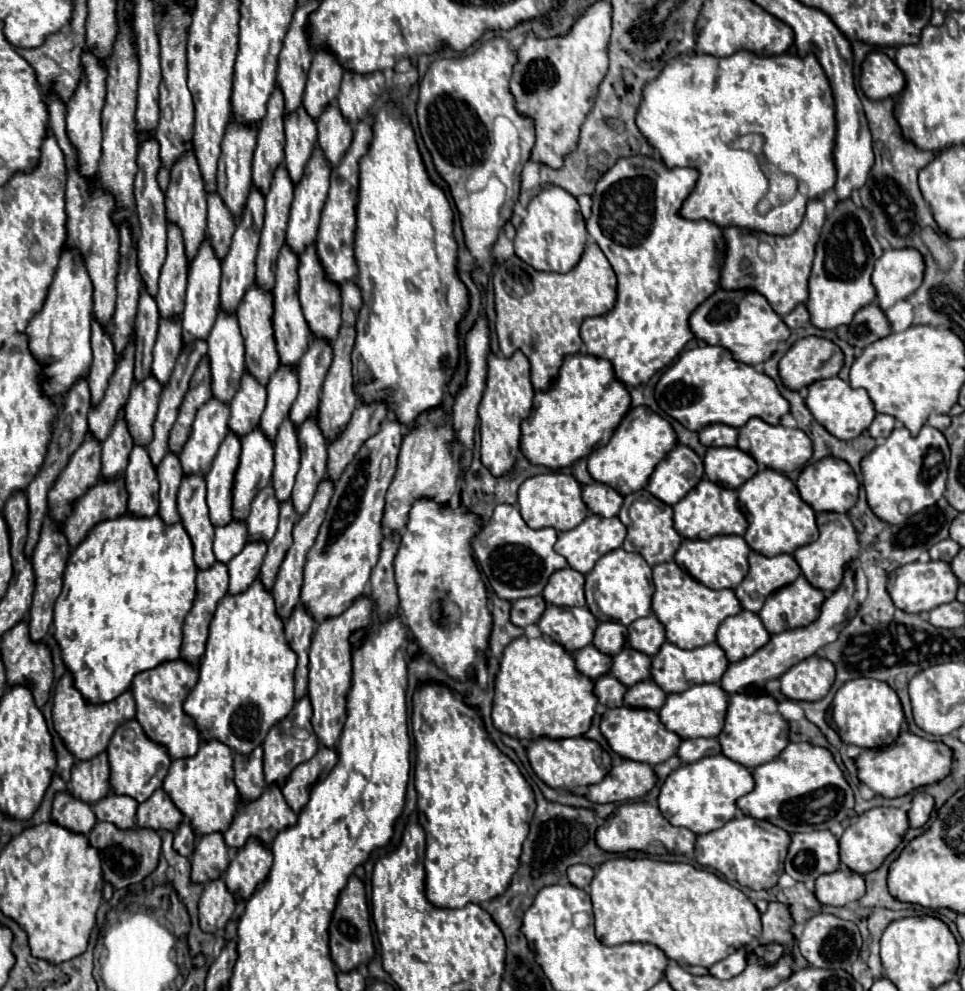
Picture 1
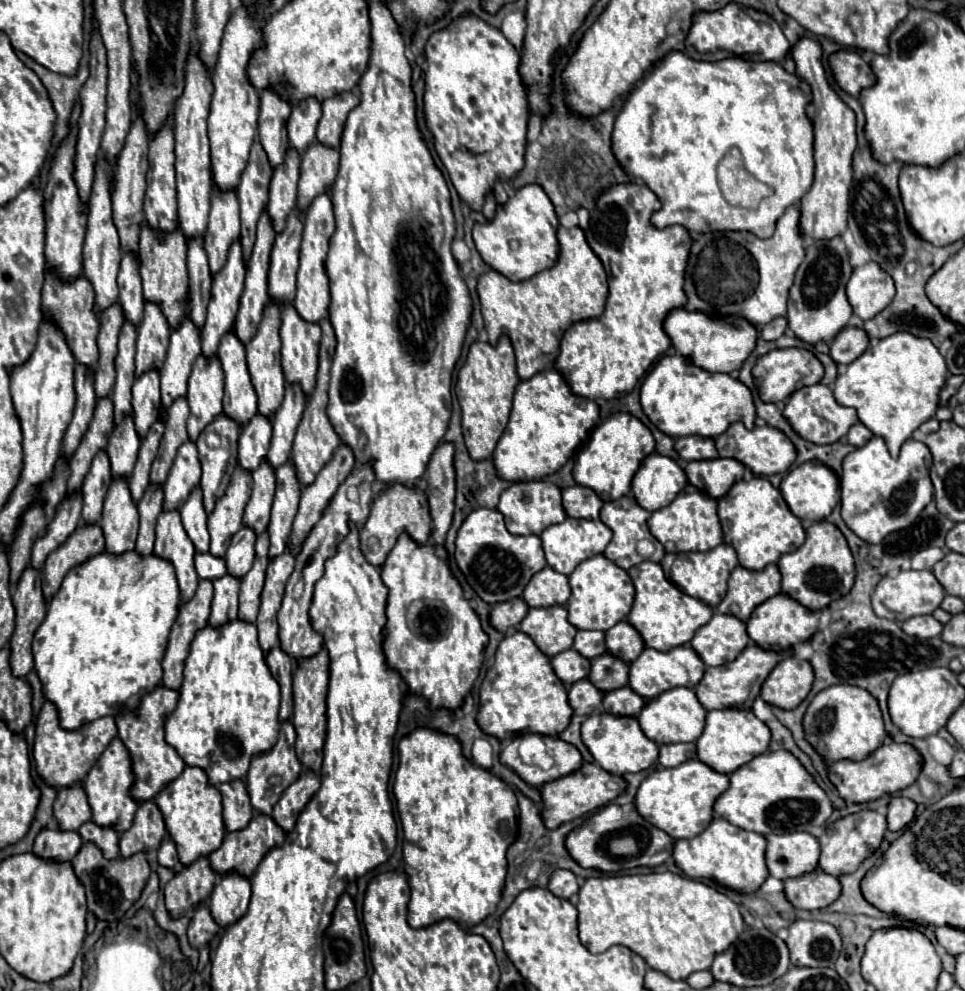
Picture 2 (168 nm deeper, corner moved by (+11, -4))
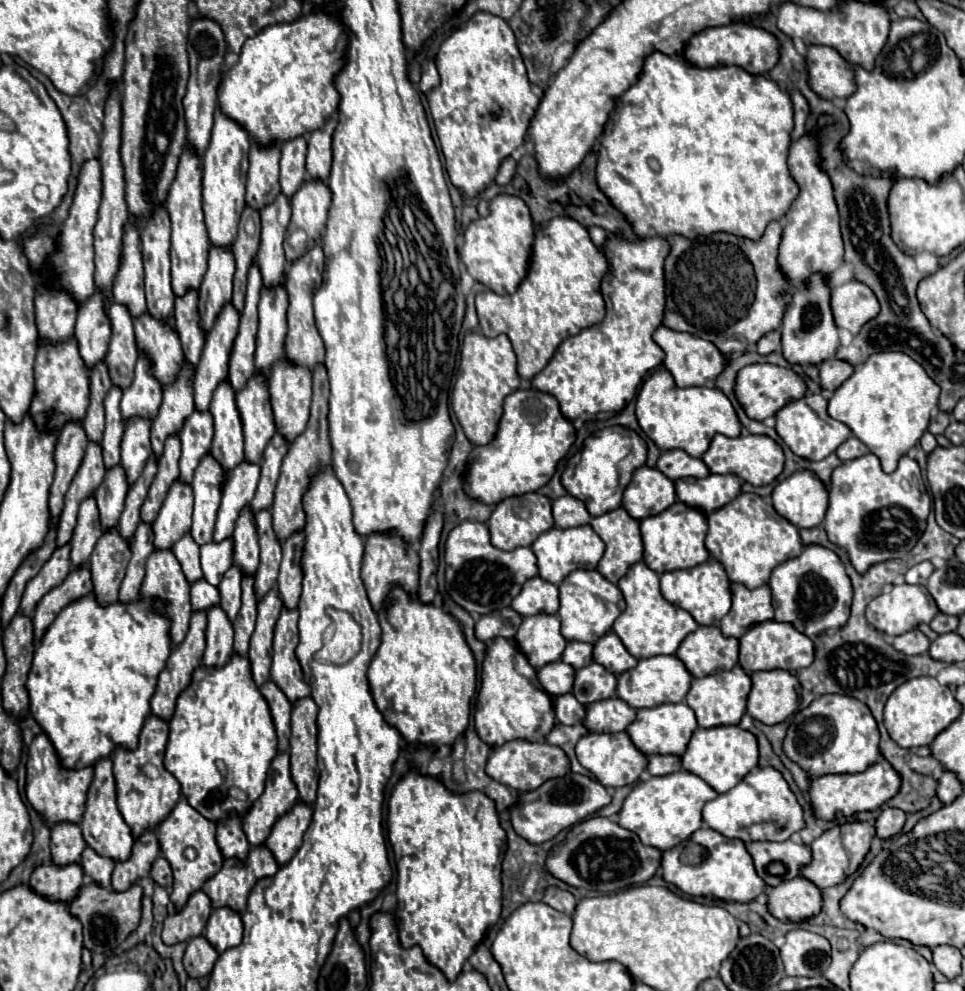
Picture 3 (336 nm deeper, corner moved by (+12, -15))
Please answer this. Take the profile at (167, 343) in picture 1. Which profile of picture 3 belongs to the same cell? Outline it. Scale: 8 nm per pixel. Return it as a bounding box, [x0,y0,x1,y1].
[122,416,152,484]

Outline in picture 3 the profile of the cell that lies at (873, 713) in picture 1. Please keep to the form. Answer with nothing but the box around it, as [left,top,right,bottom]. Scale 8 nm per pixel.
[784,694,880,778]

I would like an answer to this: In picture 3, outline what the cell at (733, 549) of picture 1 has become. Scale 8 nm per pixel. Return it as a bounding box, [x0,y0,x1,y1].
[660,558,732,626]

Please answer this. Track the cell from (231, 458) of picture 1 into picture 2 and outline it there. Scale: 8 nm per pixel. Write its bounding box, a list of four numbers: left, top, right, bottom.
[179,489,209,553]

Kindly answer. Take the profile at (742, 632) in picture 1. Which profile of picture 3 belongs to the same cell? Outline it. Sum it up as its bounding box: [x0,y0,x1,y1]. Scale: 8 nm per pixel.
[676,626,738,678]

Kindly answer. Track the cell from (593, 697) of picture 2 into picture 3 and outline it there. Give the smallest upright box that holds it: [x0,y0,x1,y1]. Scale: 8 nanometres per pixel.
[554,694,586,724]

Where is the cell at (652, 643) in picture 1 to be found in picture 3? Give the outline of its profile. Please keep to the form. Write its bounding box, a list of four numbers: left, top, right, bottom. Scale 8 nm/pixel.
[594,632,638,676]

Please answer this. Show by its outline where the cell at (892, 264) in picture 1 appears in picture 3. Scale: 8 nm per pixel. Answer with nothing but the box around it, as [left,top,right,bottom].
[832,280,878,334]

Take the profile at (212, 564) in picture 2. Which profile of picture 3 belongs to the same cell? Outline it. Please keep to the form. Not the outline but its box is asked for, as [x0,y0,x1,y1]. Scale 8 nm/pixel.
[192,578,220,610]

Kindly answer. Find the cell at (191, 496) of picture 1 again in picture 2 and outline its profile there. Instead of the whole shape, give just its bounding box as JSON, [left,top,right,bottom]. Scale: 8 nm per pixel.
[153,511,199,603]

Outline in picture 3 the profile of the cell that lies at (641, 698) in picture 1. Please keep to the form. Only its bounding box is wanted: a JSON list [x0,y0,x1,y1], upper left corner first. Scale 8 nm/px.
[584,698,636,732]

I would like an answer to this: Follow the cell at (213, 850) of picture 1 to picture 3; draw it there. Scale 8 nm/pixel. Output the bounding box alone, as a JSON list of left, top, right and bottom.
[162,890,212,944]

